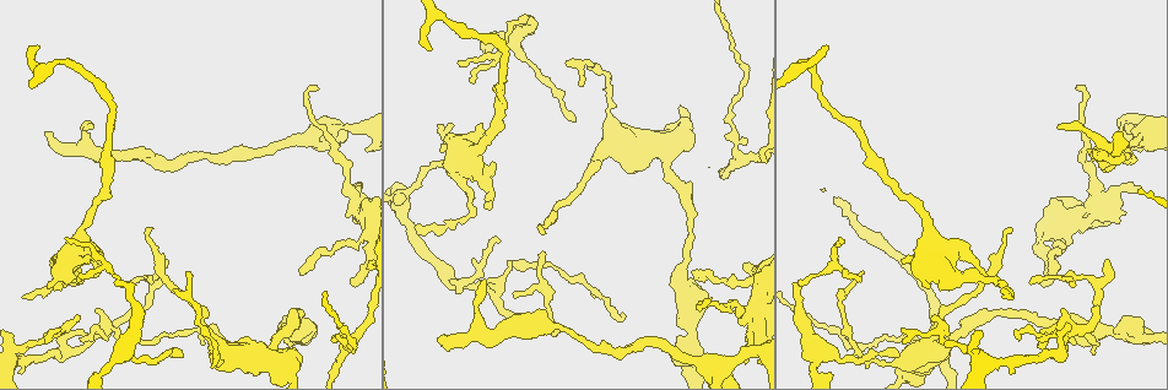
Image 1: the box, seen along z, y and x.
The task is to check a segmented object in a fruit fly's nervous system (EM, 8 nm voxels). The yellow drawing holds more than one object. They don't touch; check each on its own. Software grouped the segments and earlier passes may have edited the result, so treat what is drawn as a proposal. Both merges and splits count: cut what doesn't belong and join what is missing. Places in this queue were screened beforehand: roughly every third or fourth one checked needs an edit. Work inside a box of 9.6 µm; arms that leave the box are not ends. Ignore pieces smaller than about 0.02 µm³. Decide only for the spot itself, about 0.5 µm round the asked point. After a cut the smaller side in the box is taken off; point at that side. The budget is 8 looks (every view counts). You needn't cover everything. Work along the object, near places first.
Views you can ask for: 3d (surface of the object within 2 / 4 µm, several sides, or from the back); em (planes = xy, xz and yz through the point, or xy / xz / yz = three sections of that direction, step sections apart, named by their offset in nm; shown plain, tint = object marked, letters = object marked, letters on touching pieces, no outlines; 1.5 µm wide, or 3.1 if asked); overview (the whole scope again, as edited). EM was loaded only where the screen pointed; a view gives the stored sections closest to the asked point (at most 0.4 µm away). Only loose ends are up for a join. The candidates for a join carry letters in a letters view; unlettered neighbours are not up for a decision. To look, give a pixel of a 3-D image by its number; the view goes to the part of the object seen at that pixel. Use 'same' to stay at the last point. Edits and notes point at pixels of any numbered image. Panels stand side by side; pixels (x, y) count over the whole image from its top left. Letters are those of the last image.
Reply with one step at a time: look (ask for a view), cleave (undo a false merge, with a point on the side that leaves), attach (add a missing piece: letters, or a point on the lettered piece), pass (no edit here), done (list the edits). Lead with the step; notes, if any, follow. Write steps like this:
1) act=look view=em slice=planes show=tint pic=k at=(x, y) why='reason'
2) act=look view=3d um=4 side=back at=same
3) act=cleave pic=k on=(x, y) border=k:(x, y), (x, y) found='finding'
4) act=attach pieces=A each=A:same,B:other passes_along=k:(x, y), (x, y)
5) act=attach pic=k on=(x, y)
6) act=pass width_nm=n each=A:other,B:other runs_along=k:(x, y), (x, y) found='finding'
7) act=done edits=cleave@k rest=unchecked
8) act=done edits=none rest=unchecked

act=look view=em slice=xy step=8 show=tint pic=1 at=(429, 51) why='branch stops here'

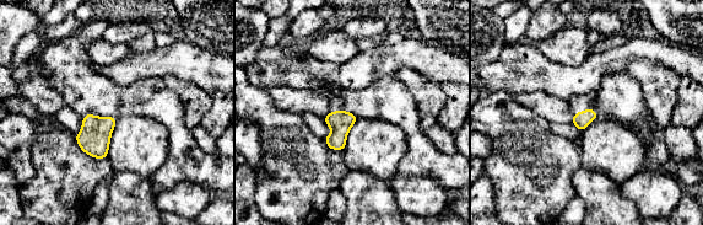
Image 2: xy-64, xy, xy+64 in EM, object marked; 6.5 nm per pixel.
act=look view=em slice=planes show=letters at=same why='another direction'

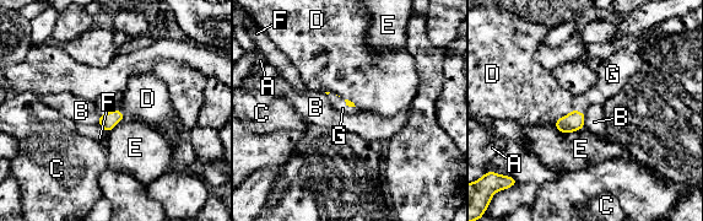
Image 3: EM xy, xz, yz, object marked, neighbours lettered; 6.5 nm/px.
act=attach pic=3 on=(104, 104) each=A:other,B:other,C:other,D:other,E:other,F:other,G:same passes_along=3:(108, 120), (109, 112), (104, 104) found='the cell continues'

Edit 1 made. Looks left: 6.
act=look view=overview why='redraw'

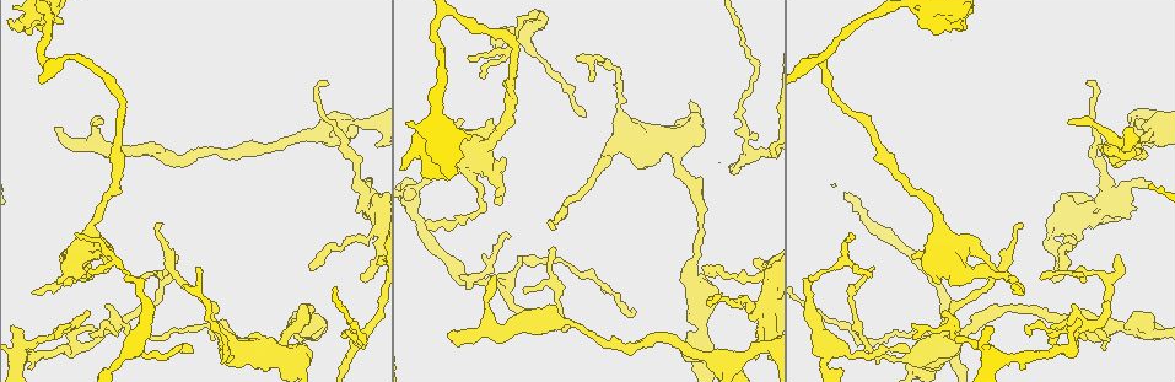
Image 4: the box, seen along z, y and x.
act=look view=3d um=2 pic=4 at=(924, 28) why='an open end'

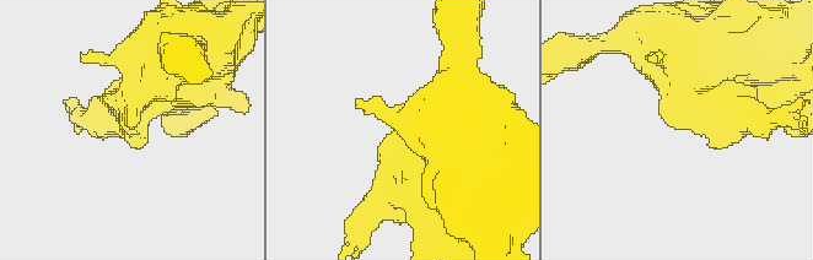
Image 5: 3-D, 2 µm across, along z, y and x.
act=look view=em slice=xy step=8 show=tint pic=5 at=(676, 128) why='shape alone is not enough'

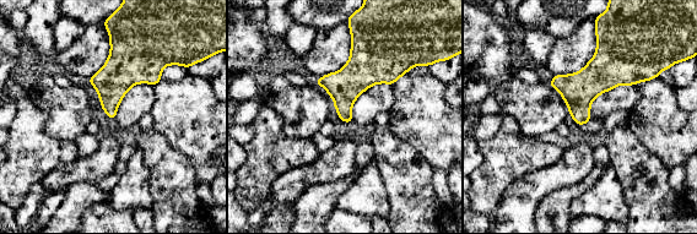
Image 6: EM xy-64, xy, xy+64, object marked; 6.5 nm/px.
act=look view=em slice=planes show=letters at=same

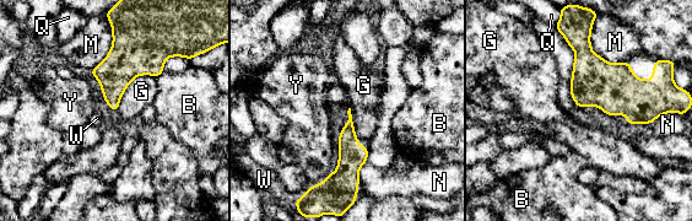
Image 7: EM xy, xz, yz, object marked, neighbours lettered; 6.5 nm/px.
act=pass longest_contact=M:340nm each=B:other,G:other,M:other,N:other,Q:other,W:other,Y:other border=7:(150, 74), (128, 85), (115, 111) found='none of them fits'

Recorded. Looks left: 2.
act=look view=em slice=xz step=8 show=letters pic=4 at=(553, 226) why='tapers out'

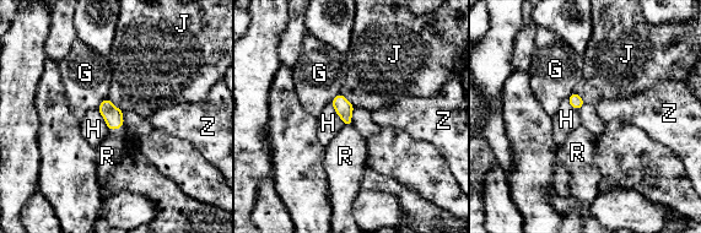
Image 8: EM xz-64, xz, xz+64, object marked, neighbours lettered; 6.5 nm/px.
act=look view=em slice=planes show=letters at=same

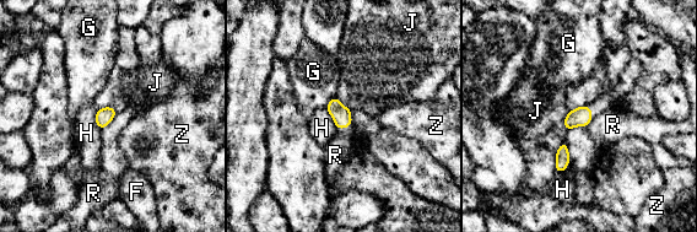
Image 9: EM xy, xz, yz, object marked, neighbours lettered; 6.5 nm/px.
act=pass each=F:other,G:other,H:other,J:other,R:other,Z:other border=9:(565, 140), (556, 154), (556, 172) found='none of them fits'

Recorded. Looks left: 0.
act=done edits=attach@3 rest=unchecked

